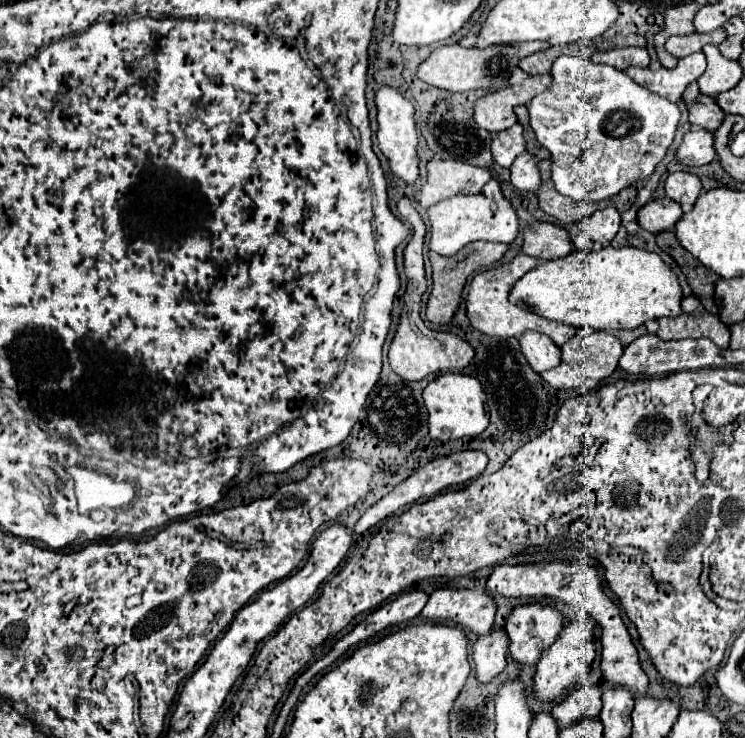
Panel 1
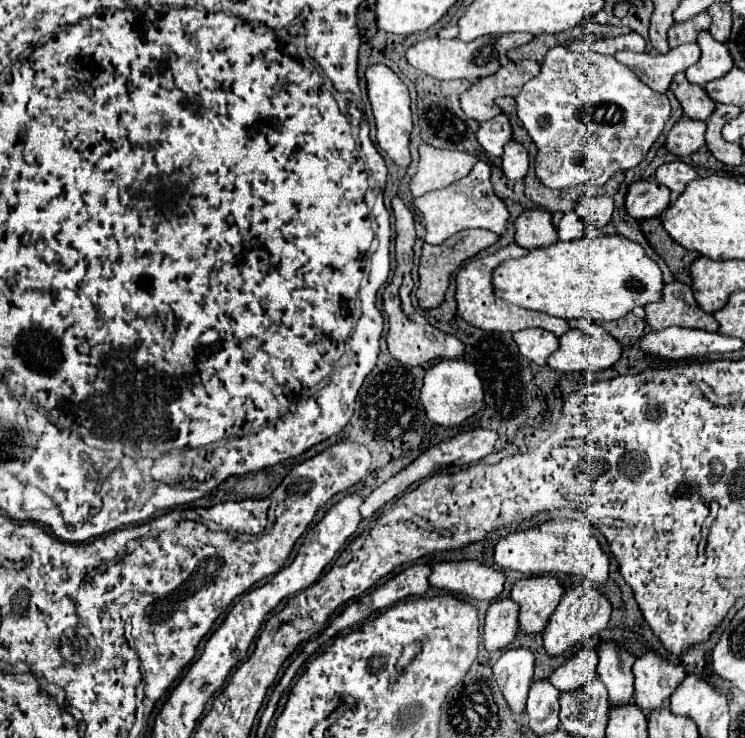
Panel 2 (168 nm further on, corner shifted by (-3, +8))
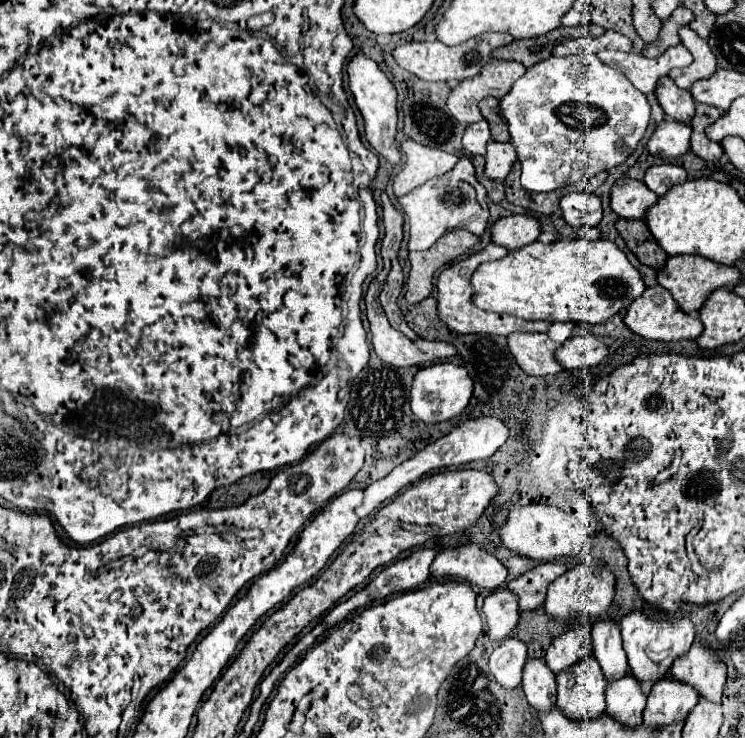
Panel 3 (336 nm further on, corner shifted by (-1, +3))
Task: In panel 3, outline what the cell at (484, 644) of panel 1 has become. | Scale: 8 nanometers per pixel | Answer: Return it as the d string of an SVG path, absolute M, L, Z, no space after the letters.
M507 587L495 589L491 595L485 597L483 613L489 627L489 637L493 641L503 641L517 625L519 621L519 609L517 609L517 595L509 591Z

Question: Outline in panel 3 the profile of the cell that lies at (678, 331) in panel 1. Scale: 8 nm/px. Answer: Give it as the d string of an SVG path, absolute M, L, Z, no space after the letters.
M649 287L639 299L635 299L629 309L627 315L623 317L623 323L639 337L643 339L657 339L657 341L679 341L679 339L697 339L697 335L701 335L701 321L697 315L691 313L683 313L677 303L673 303L673 297L669 297L669 293L661 287Z

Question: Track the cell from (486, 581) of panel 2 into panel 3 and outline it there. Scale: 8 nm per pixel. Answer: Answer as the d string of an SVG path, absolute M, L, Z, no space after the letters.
M467 543L439 551L431 563L431 575L453 577L493 591L505 583L507 569L491 553L475 543Z

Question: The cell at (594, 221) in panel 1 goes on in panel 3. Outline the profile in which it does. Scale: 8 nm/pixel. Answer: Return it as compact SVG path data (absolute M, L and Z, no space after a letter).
M575 191L565 195L561 199L561 211L563 211L565 223L571 225L573 229L595 227L603 217L599 197L585 191Z

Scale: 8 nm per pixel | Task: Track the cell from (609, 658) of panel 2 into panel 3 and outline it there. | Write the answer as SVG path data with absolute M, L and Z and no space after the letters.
M597 619L593 623L593 653L607 679L619 679L627 675L629 665L621 645L619 623L613 619Z

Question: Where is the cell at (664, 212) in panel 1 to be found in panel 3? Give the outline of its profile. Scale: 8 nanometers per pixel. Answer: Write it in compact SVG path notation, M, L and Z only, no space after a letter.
M631 177L619 179L611 187L611 209L623 219L643 219L645 209L657 201L657 195L649 191L643 181Z

